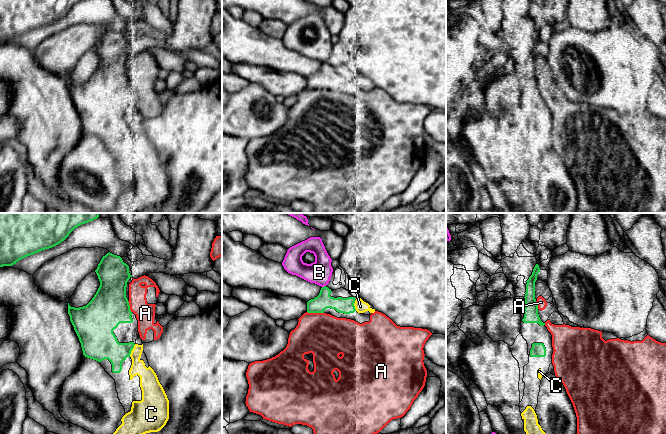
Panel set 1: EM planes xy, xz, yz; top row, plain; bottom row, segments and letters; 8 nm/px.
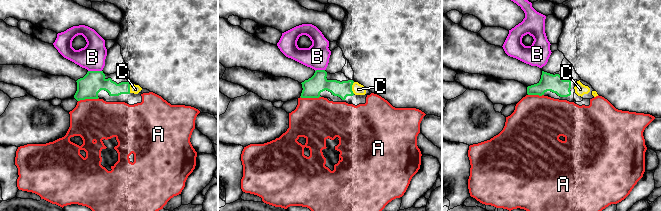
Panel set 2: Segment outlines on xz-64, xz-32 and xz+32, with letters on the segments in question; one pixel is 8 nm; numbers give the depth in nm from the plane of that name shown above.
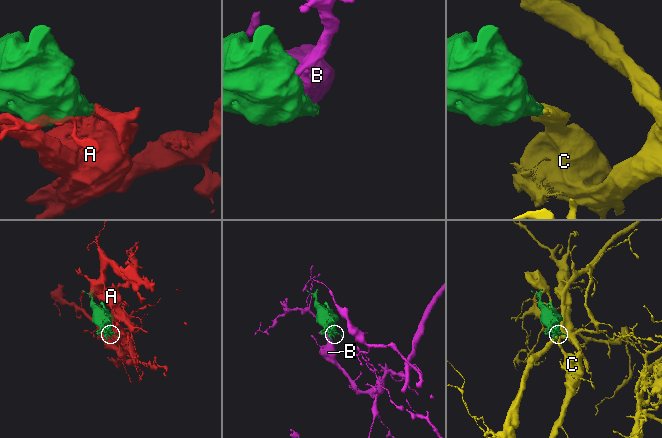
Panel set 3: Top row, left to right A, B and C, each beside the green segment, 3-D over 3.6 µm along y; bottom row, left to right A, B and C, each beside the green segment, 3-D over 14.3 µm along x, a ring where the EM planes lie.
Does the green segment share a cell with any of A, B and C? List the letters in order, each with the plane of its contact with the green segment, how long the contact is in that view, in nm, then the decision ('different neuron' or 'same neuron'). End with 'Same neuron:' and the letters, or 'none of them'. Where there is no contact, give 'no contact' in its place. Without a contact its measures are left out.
A: xz | 140 nm | different neuron
B: xz | 40 nm | different neuron
C: xy | 120 nm | same neuron
Same neuron: C

